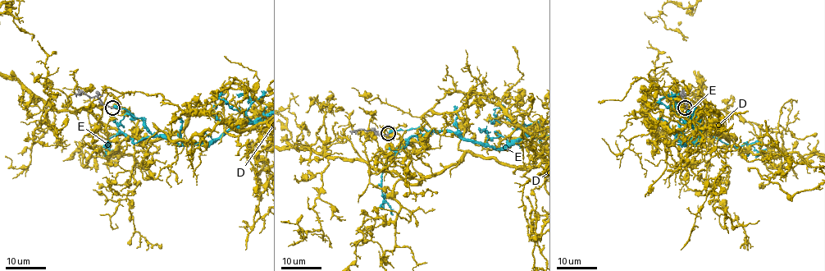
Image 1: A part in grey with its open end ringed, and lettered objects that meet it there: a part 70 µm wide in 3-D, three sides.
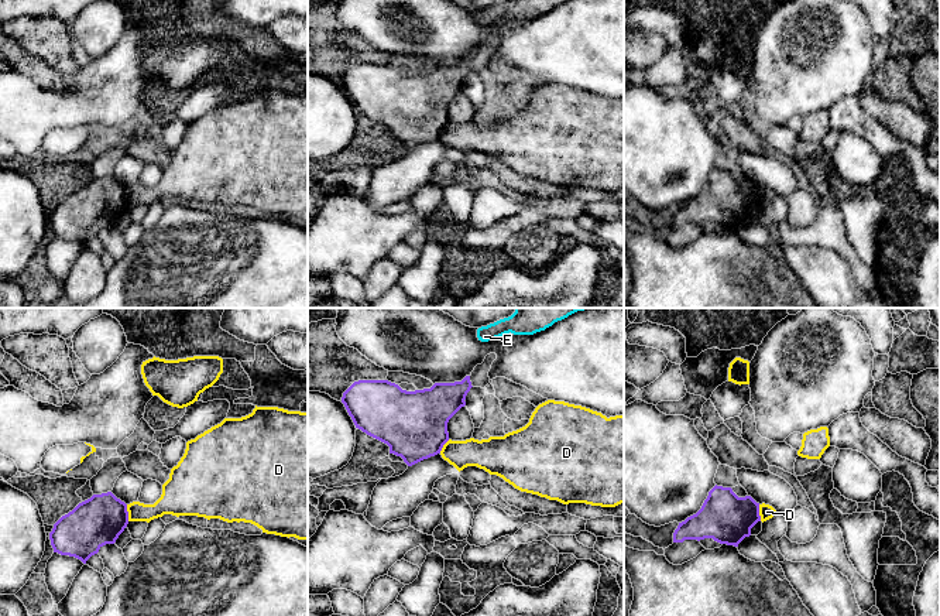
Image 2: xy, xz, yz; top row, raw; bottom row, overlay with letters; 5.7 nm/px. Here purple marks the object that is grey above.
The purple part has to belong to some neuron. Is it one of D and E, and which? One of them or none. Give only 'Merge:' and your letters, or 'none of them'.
Merge: E

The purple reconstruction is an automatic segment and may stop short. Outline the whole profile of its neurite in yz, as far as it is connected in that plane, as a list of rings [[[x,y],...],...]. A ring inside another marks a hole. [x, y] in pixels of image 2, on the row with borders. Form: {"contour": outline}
{"contour": [[[714,486],[701,509],[679,523],[673,543],[713,538],[720,544],[734,545],[751,535],[751,528],[761,521],[759,503],[751,496],[738,497],[731,487]]]}

